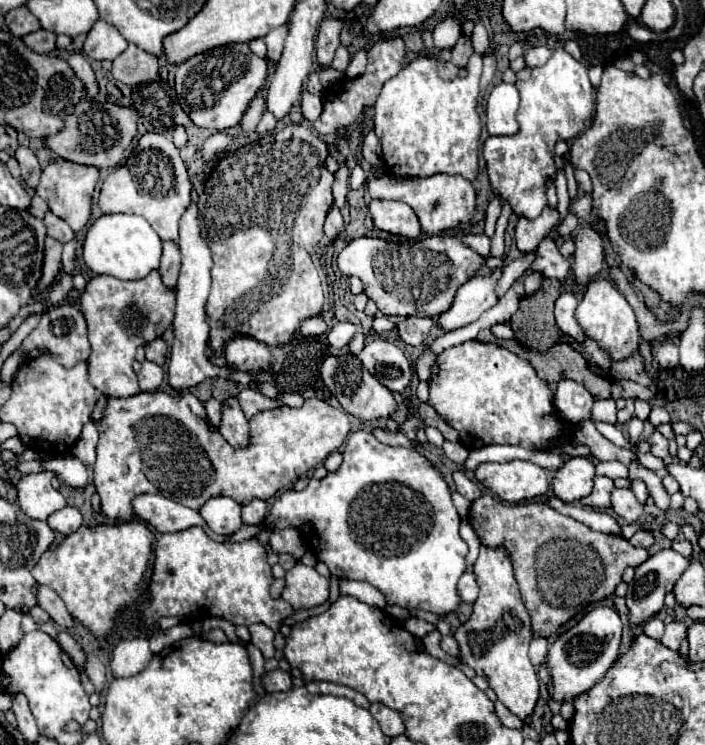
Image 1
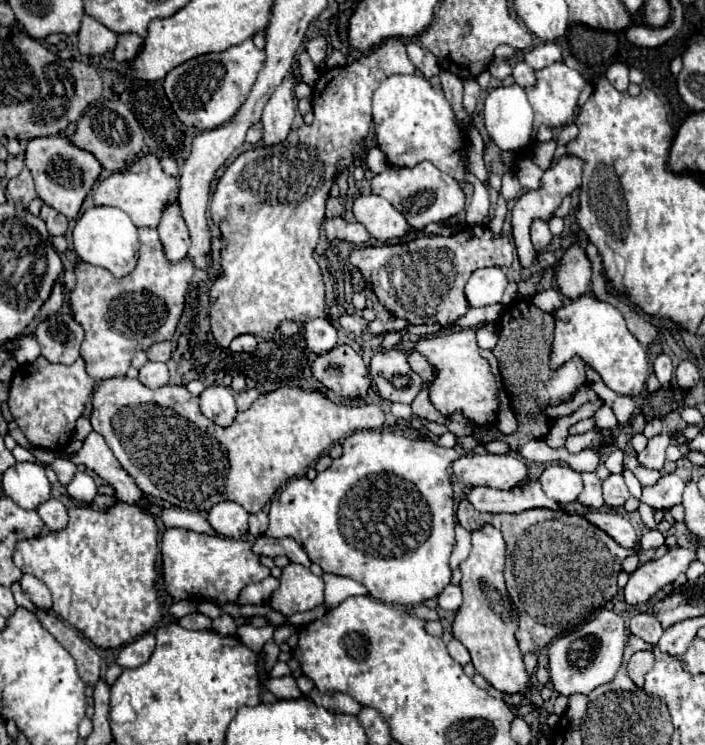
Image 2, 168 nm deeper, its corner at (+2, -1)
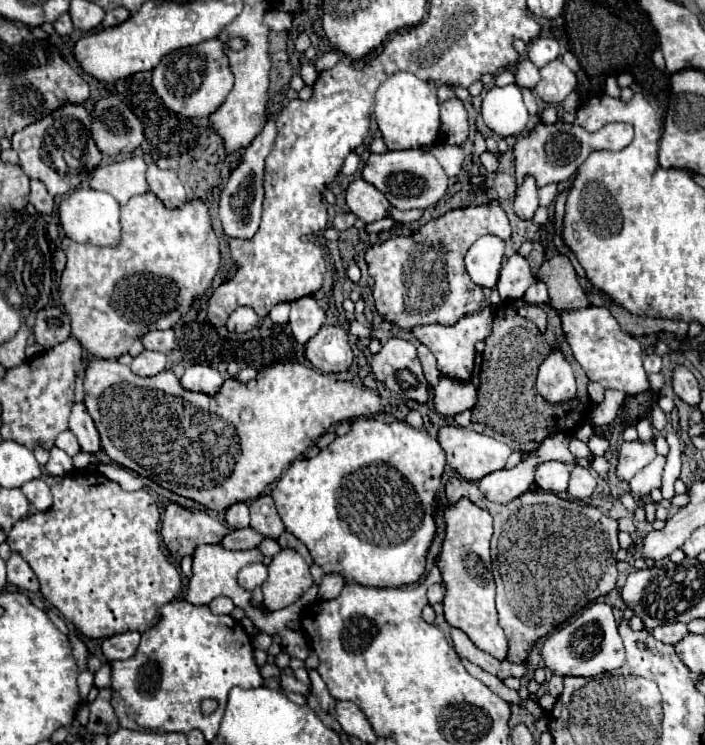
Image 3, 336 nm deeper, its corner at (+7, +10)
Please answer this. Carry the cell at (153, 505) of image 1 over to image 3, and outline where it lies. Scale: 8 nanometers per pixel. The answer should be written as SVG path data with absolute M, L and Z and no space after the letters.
M74 403L72 413L70 413L70 431L76 435L82 451L94 453L94 455L102 451L96 425L94 425L90 413L86 411L84 403Z

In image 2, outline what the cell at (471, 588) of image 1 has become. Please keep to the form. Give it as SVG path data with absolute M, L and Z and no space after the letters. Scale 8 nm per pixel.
M449 584L441 594L439 594L439 606L443 610L457 610L463 602L463 592L459 584Z

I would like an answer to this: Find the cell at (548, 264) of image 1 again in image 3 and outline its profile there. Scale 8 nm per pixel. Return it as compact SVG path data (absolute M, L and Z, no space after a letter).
M526 175L522 185L516 187L514 191L514 211L520 219L530 219L534 215L534 211L538 209L538 187L534 177Z

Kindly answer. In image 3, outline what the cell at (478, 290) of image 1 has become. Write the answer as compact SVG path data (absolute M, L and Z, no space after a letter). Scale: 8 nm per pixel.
M484 235L468 249L466 269L474 283L488 289L496 287L500 265L504 259L504 249L506 241L496 235Z

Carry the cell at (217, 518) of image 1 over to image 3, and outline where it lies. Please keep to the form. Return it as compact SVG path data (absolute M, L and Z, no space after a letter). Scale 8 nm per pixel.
M234 503L226 511L226 521L230 529L244 529L250 525L250 515L248 515L248 505L246 503Z

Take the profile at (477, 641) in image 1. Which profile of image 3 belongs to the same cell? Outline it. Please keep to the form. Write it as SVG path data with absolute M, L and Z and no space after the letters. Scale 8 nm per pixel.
M462 497L454 505L446 505L444 523L446 537L436 565L442 573L442 583L446 585L446 597L442 603L446 621L452 627L462 629L478 649L494 655L496 659L506 659L508 641L502 627L498 625L498 613L494 605L496 585L490 571L492 515Z

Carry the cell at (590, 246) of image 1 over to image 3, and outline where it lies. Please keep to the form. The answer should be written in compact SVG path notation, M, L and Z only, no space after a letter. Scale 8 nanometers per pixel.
M554 255L552 259L544 261L540 269L534 273L534 277L548 285L550 307L556 313L588 307L586 293L582 291L576 279L576 271L566 255Z

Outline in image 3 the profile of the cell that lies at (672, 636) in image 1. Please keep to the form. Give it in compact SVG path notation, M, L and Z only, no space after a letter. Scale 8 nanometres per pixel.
M668 623L668 625L662 625L658 629L652 631L652 635L662 641L662 643L670 643L670 645L676 645L680 639L684 639L688 635L688 629L684 623Z

